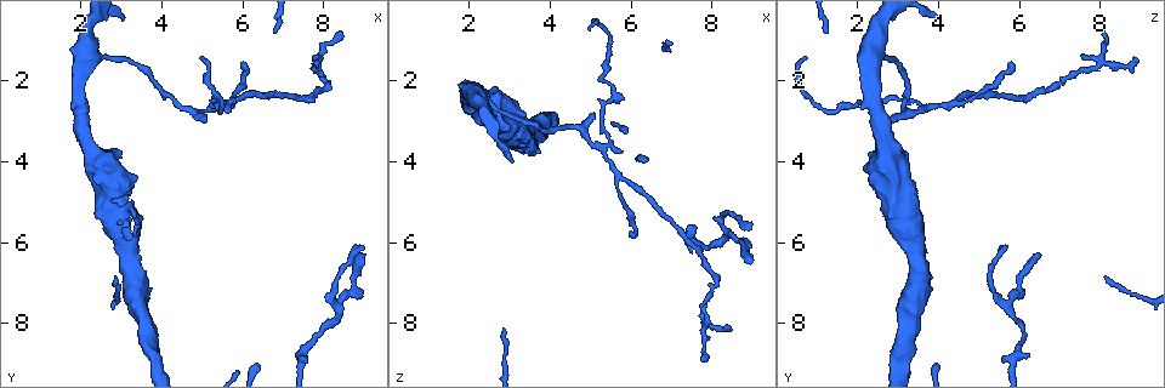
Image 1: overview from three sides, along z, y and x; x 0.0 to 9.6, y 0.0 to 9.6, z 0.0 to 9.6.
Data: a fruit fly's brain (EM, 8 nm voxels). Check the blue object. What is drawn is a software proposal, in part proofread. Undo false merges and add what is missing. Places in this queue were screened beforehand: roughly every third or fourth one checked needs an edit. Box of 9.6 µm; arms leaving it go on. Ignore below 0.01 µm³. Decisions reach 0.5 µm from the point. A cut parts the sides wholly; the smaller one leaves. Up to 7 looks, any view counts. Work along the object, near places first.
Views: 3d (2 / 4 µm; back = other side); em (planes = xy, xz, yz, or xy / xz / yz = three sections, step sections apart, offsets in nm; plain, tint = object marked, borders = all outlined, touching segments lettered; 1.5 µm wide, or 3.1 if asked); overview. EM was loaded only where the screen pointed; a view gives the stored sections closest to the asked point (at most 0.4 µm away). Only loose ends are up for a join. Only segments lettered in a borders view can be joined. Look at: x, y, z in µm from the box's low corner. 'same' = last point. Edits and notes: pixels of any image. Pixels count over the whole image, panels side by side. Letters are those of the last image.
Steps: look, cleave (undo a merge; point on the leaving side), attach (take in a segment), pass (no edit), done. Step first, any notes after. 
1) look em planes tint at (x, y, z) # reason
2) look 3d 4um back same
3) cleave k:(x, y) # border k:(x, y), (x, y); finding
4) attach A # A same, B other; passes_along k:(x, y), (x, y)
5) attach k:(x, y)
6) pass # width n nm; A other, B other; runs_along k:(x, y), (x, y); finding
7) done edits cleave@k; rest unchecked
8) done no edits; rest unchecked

look 3d 2um back at (5.30, 2.60, 3.60)

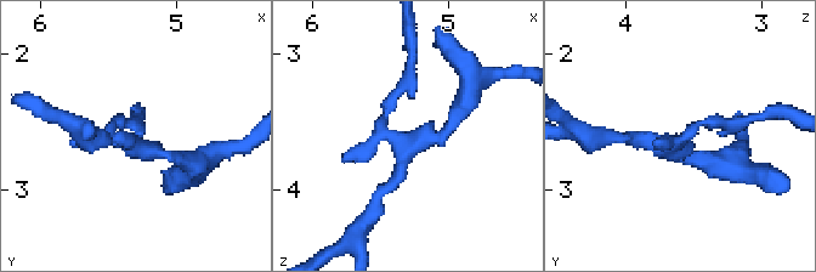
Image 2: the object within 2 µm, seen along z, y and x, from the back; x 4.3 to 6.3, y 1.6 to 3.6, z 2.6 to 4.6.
look em xz step 8 tint at (5.32, 2.66, 3.68) # arms 3

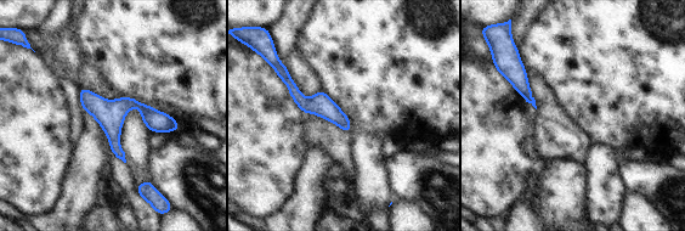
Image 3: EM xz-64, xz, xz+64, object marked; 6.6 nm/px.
look em planes borders same

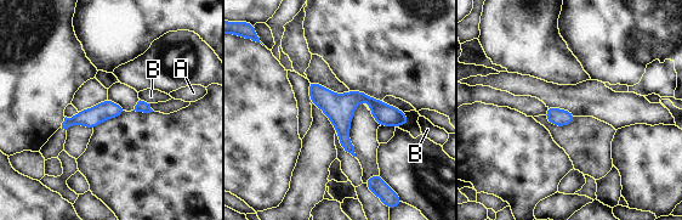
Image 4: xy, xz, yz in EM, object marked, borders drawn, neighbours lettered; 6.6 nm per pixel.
pass # A other, B other; runs_along 4:(311, 84), (327, 100), (367, 97), (405, 122); one neuron here

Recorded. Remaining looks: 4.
look em planes tint at (6.05, 1.45, 5.80)

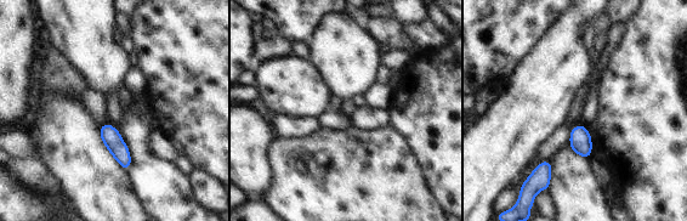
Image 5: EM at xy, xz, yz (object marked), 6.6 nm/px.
look em planes borders same # what lies round it

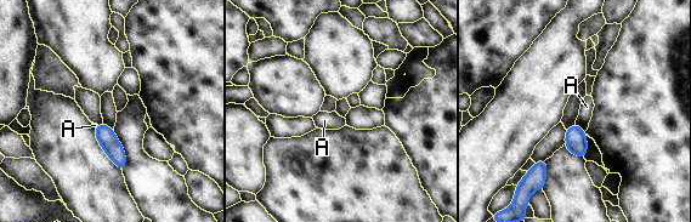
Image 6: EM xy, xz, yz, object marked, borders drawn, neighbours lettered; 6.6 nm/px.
pass # width 120 nm; A other; border 6:(576, 123), (584, 131); none of them fits

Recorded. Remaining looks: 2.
look em planes borders at (7.75, 1.55, 8.90) # tapers out

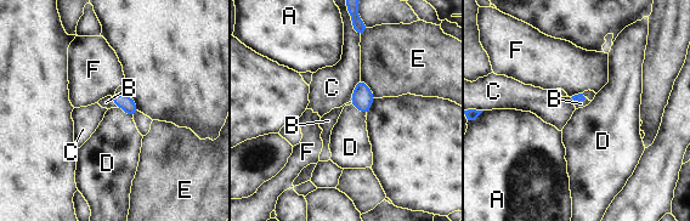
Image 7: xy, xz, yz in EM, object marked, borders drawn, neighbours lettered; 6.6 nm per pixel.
attach B # A other, B same, C other, D other, E other, F other; passes_along 7:(126, 103), (113, 101), (106, 102); the neuron continues

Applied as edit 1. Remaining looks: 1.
done edits attach@7; rest unchecked

